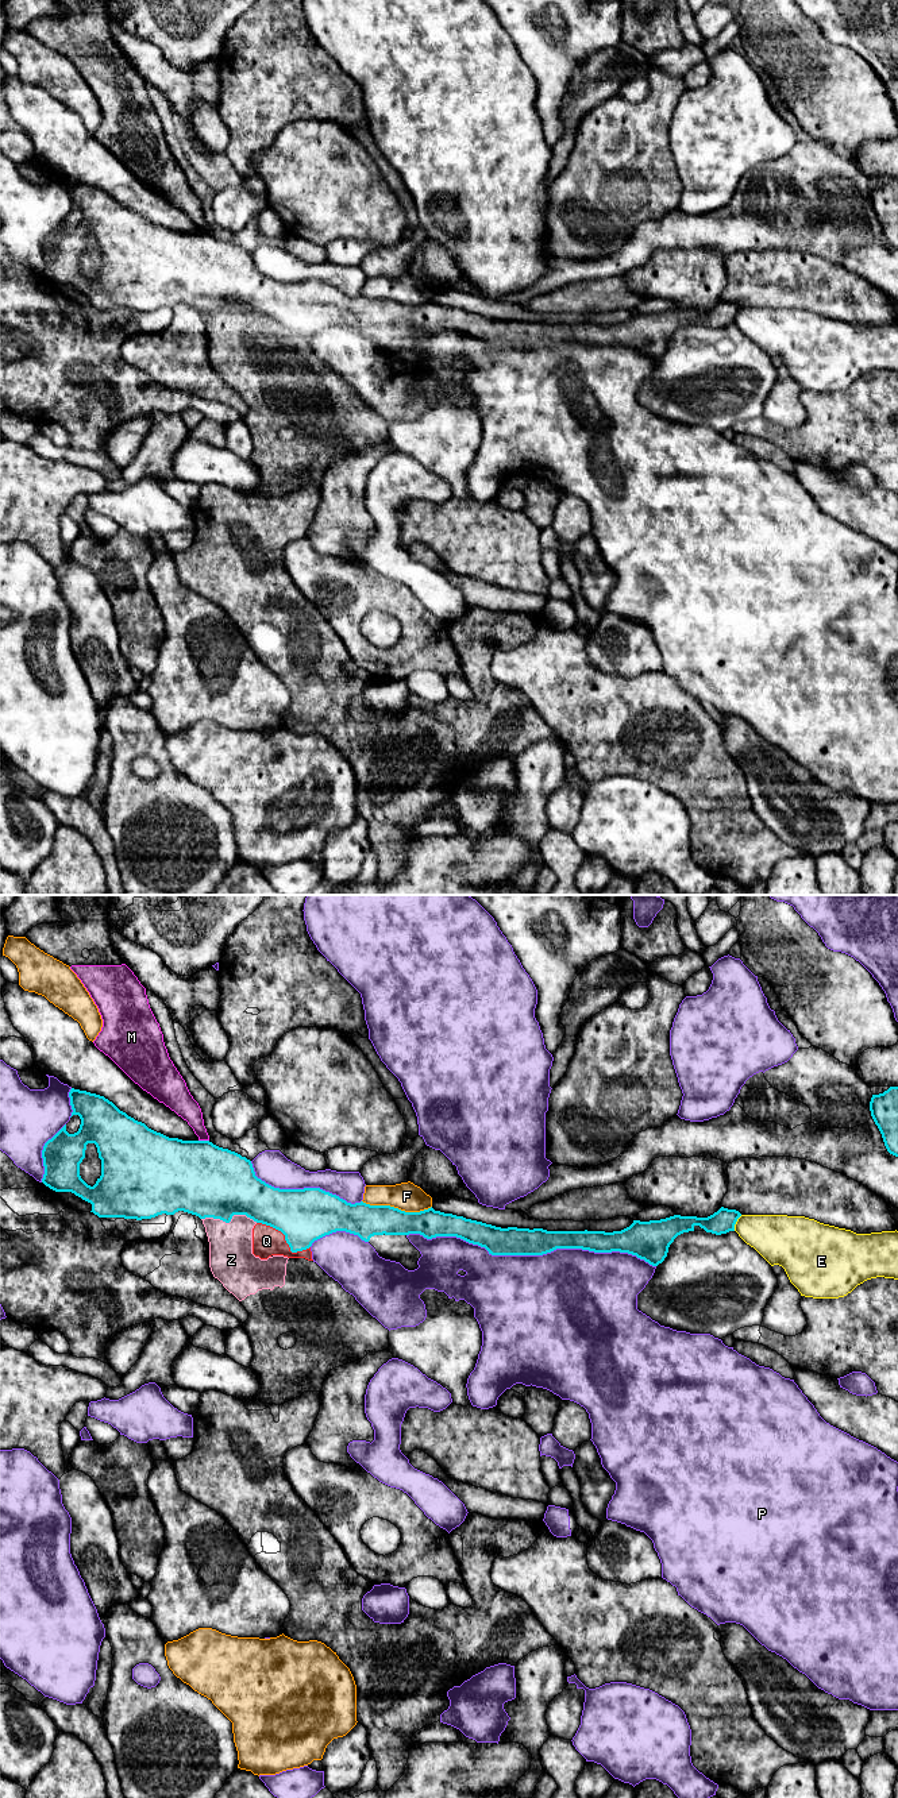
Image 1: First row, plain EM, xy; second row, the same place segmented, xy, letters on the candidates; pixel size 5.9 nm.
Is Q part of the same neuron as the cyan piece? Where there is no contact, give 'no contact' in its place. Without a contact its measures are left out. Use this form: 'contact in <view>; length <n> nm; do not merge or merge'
contact in xy; length 360 nm; do not merge

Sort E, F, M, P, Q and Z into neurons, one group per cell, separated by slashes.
E / F / M Q Z / P

